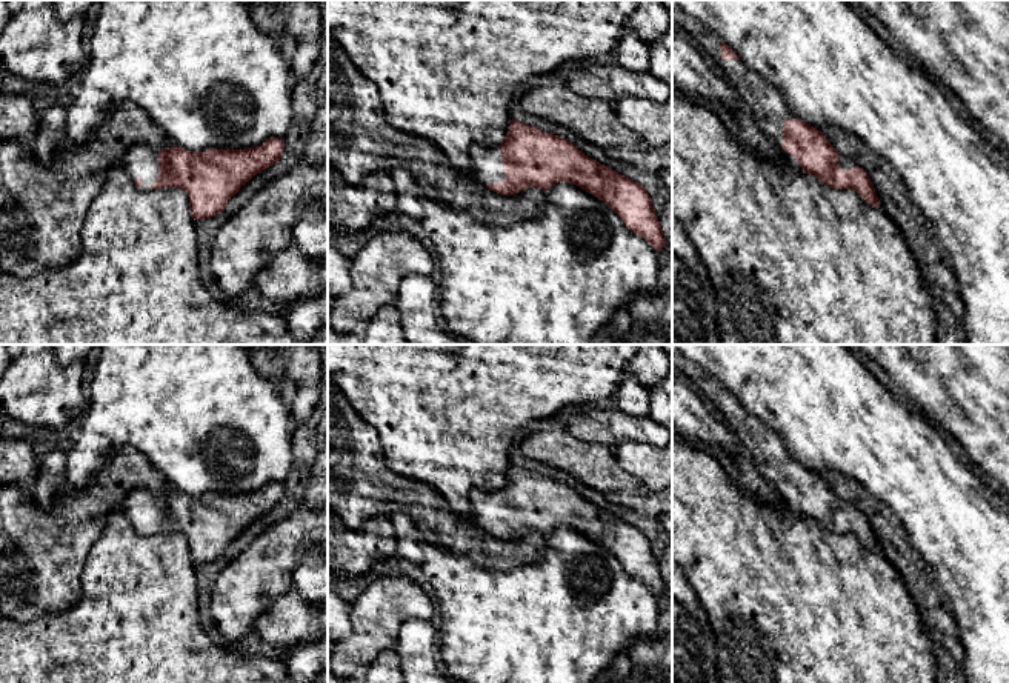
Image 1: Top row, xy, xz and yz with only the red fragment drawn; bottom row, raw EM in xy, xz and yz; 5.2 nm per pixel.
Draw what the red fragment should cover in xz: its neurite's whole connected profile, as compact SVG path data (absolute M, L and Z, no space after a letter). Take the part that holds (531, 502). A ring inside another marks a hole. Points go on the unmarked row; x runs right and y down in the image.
M511 465L498 491L474 489L469 500L477 525L500 540L528 532L546 537L558 526L572 528L603 545L657 597L666 589L648 535L558 480Z

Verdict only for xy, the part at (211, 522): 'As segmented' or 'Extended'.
Extended

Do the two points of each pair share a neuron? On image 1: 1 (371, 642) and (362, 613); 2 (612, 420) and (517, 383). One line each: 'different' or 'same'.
1: same
2: different

